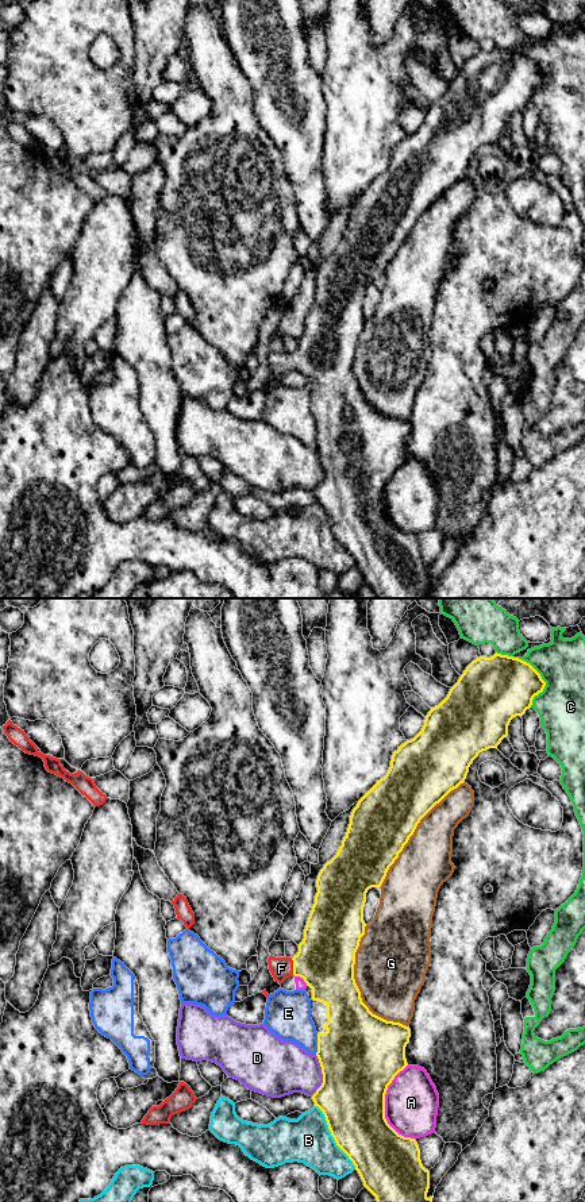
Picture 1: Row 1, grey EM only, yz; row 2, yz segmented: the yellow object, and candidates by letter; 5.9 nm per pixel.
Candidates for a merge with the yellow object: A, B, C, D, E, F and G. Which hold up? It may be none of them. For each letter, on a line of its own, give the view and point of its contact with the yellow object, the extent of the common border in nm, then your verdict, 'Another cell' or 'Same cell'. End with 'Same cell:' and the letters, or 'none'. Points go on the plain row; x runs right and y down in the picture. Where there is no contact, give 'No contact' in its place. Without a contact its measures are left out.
A: Touches yellow at yz (384, 503). Shared border 460 nm. Another cell
B: Touches yellow at yz (333, 531). Shared border 460 nm. Another cell
C: Touches yellow at yz (543, 76). Shared border 300 nm. Another cell
D: Touches yellow at yz (323, 470). Shared border 260 nm. Another cell
E: Touches yellow at yz (318, 439). Shared border 130 nm. Another cell
F: Touches yellow at yz (293, 361). Shared border 110 nm. Same cell
G: Touches yellow at yz (357, 382). Shared border 650 nm. Another cell
Same cell: F

